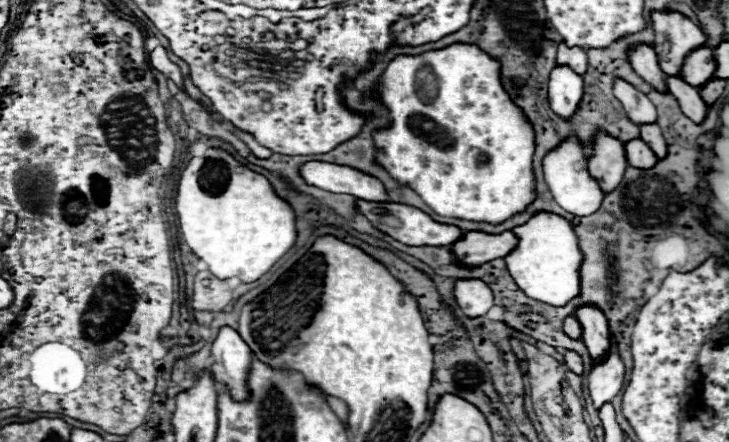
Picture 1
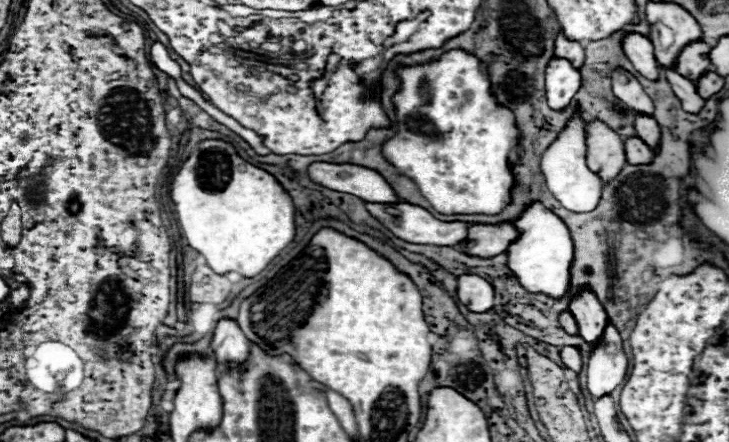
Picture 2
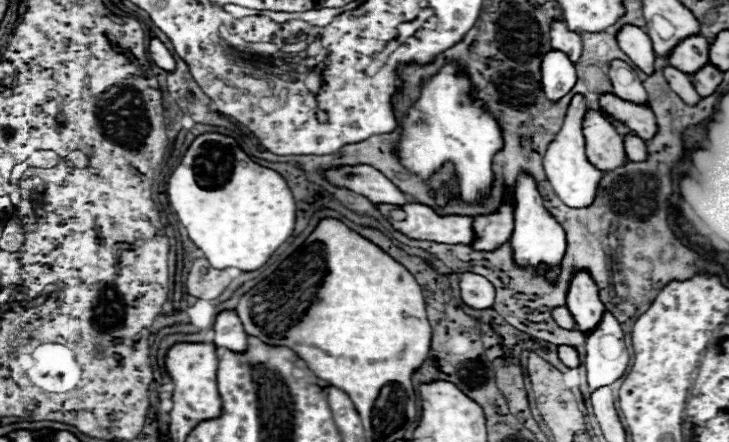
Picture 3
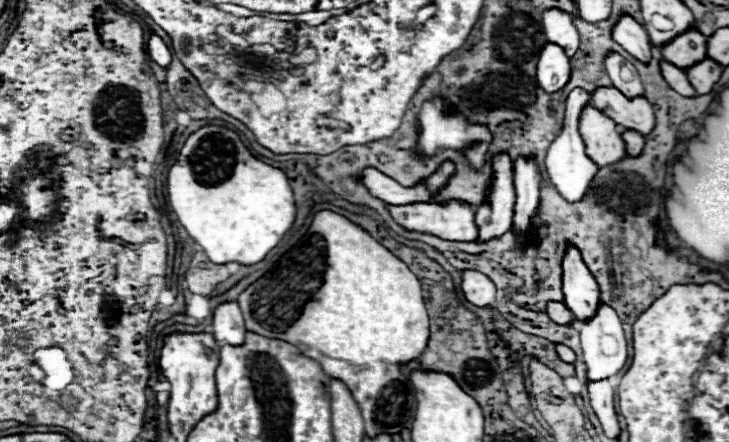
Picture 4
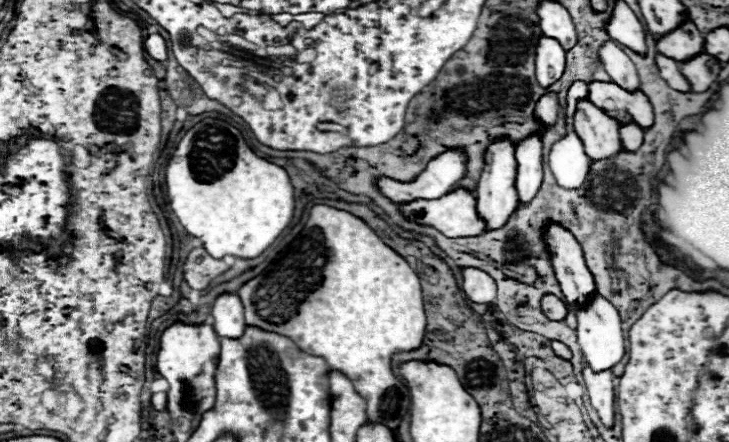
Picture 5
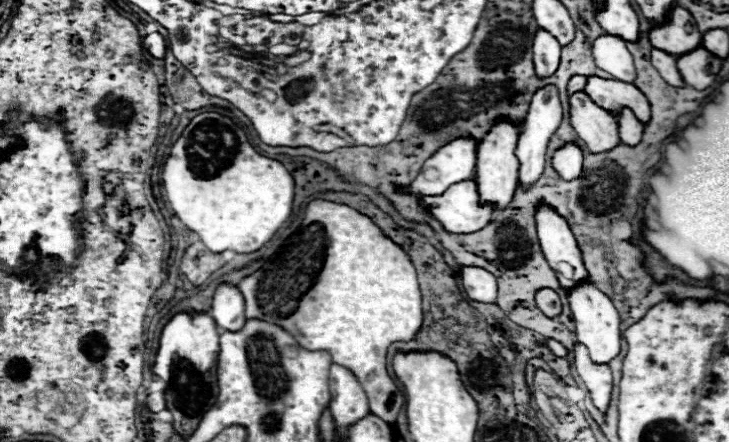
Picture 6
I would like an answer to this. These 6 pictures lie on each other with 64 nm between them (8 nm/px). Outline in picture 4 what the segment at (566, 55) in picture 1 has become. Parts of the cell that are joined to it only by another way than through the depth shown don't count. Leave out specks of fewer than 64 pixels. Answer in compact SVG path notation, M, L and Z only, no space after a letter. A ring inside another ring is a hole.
M550 8L544 12L544 34L550 42L564 48L568 56L572 56L580 48L580 36L576 26L572 24L572 18L568 12L560 8Z

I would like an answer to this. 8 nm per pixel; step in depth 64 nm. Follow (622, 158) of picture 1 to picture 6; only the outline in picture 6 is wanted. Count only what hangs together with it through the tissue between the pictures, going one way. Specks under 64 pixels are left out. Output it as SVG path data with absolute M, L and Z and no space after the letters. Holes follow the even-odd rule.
M586 92L570 96L570 124L590 152L608 152L620 144L616 116L596 106Z

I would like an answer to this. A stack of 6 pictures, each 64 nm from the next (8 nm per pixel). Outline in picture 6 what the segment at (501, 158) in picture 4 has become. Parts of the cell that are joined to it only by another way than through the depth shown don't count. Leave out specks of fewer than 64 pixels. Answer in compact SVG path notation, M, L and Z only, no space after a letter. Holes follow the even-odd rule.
M496 120L492 130L478 144L476 182L478 182L480 200L496 204L496 210L506 208L510 204L514 188L518 184L520 162L516 158L516 142L518 142L518 128L516 128L516 124L508 122L508 120Z

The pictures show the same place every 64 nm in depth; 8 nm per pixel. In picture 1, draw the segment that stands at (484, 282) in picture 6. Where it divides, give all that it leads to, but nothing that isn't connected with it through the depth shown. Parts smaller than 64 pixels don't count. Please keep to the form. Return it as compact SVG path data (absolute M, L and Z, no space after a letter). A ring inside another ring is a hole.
M478 278L456 280L454 298L462 312L468 316L484 316L494 306L492 290Z

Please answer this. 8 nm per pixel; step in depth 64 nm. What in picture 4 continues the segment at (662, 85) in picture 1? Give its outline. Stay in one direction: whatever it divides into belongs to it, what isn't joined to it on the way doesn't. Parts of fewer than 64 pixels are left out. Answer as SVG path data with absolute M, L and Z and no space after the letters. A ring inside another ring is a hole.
M622 14L616 26L612 28L612 38L618 42L626 52L630 52L640 62L650 60L650 38L642 24L638 24L630 14Z

